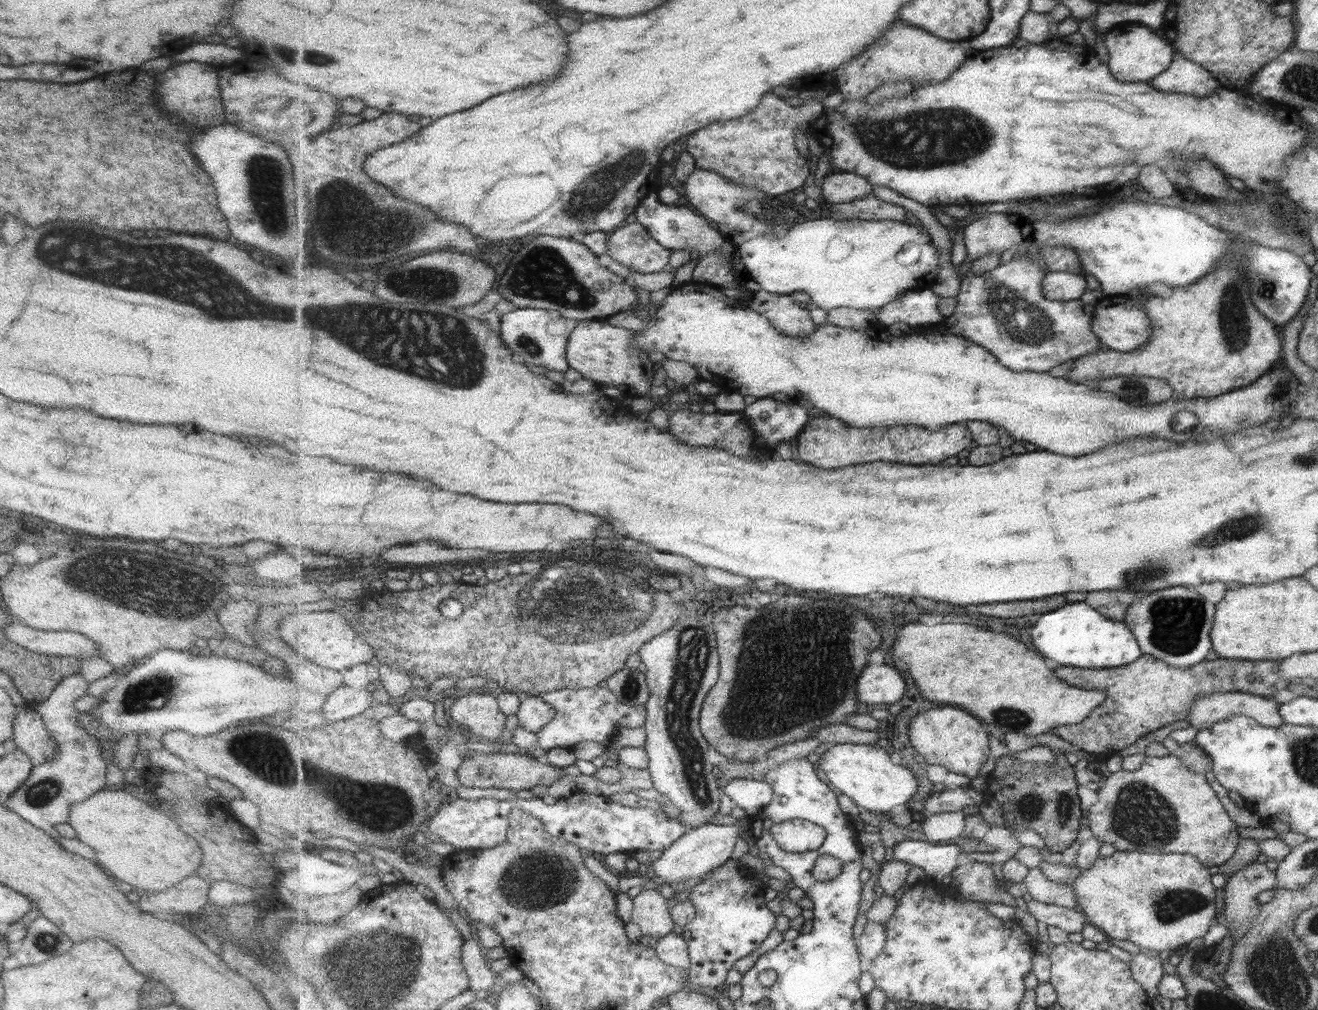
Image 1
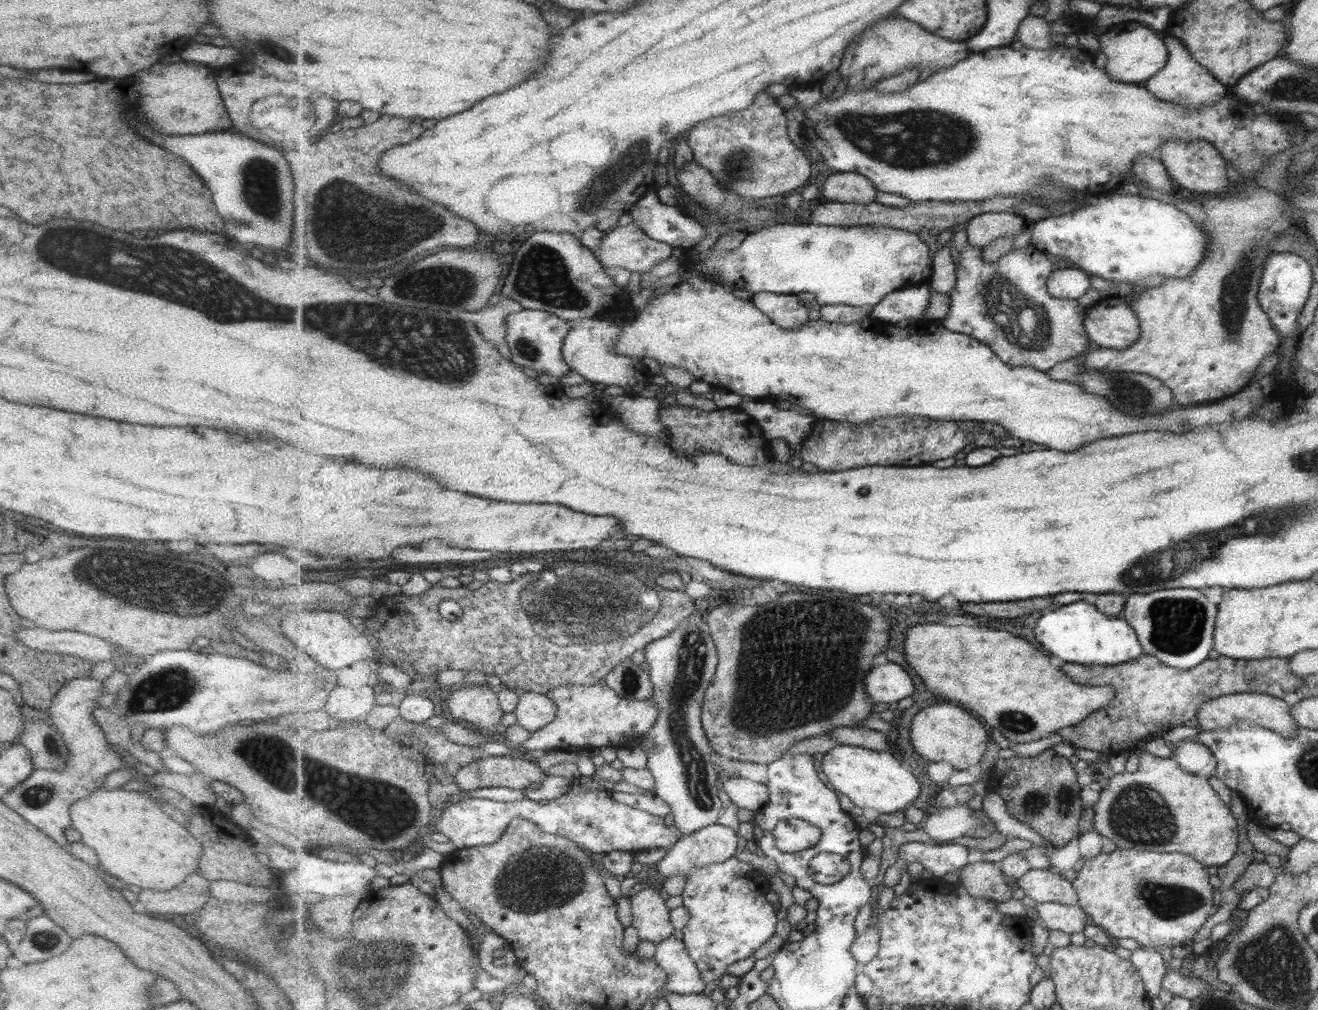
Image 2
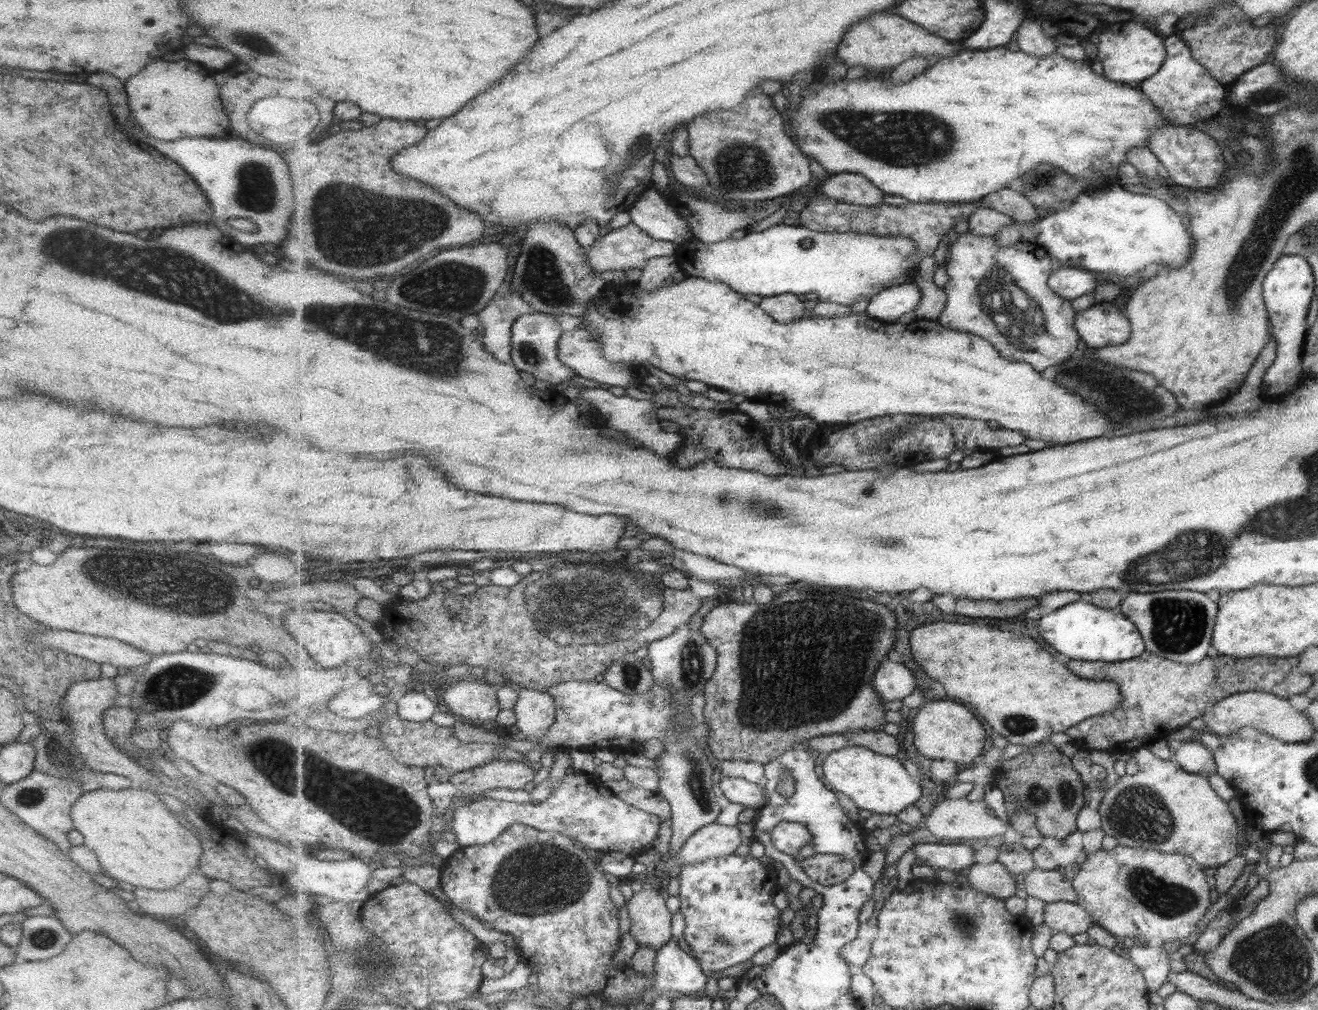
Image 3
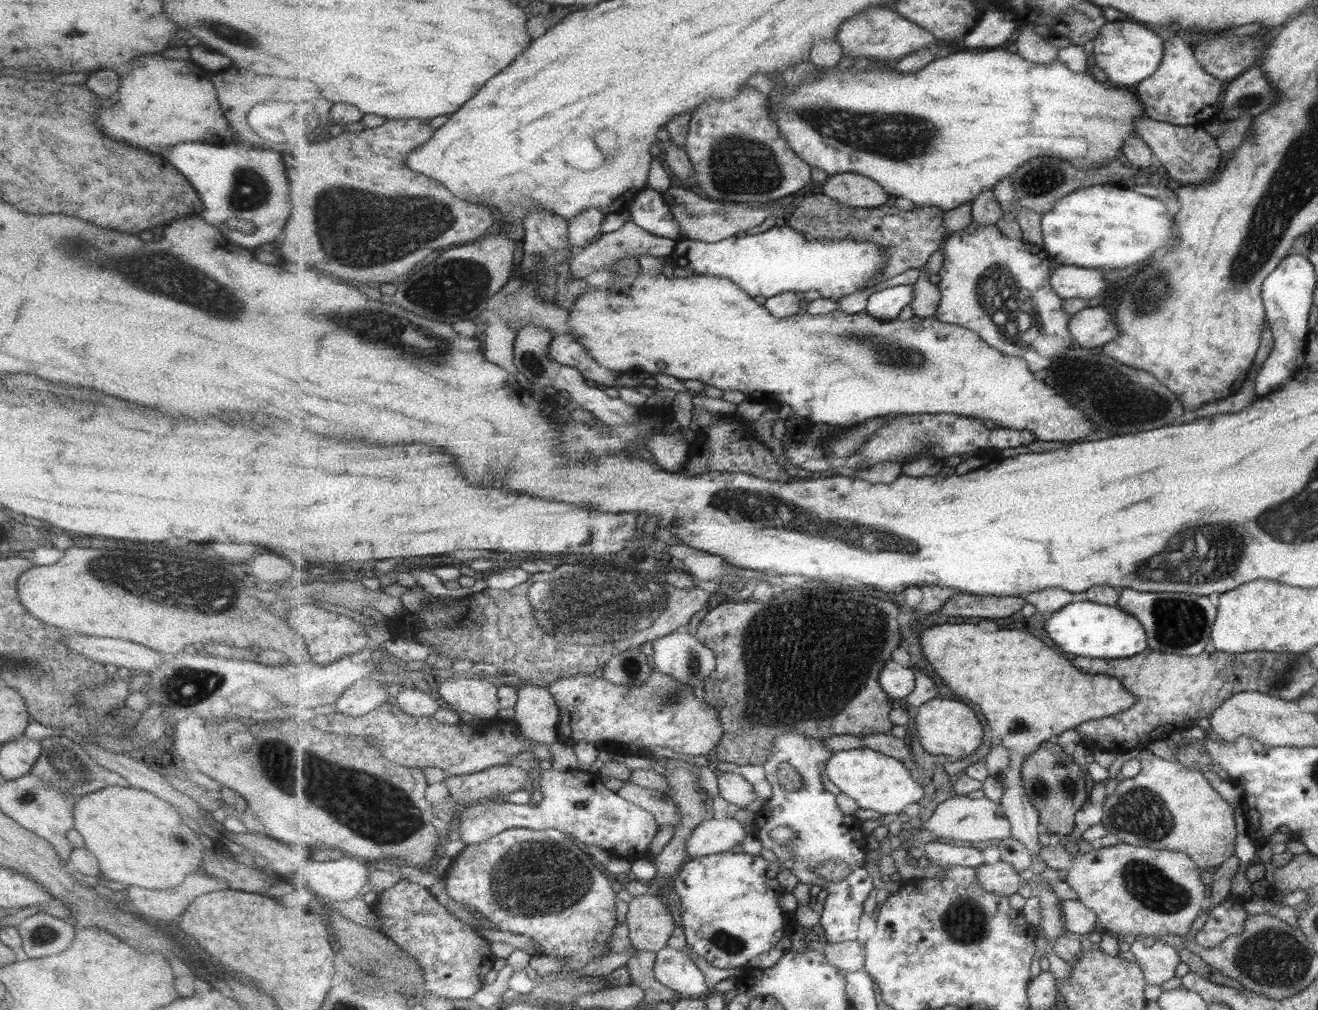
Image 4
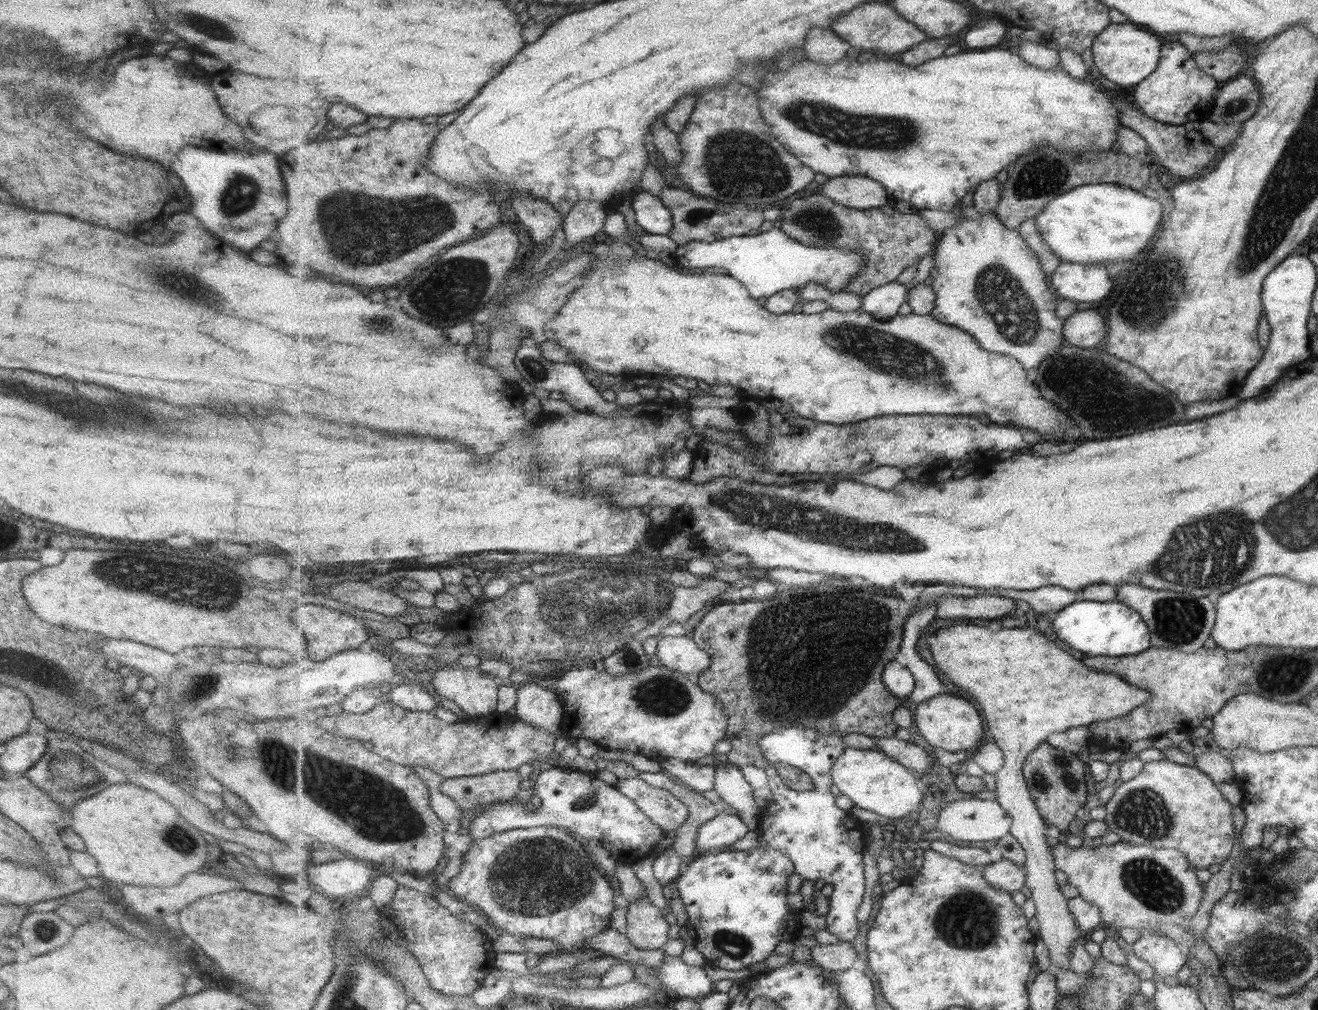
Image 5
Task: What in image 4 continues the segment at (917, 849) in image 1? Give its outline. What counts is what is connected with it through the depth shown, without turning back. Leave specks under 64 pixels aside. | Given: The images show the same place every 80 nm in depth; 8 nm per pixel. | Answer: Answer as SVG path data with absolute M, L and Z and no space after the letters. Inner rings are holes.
M931 842L924 847L924 856L935 865L967 866L977 868L983 864L981 849L965 846L951 846L941 842Z

